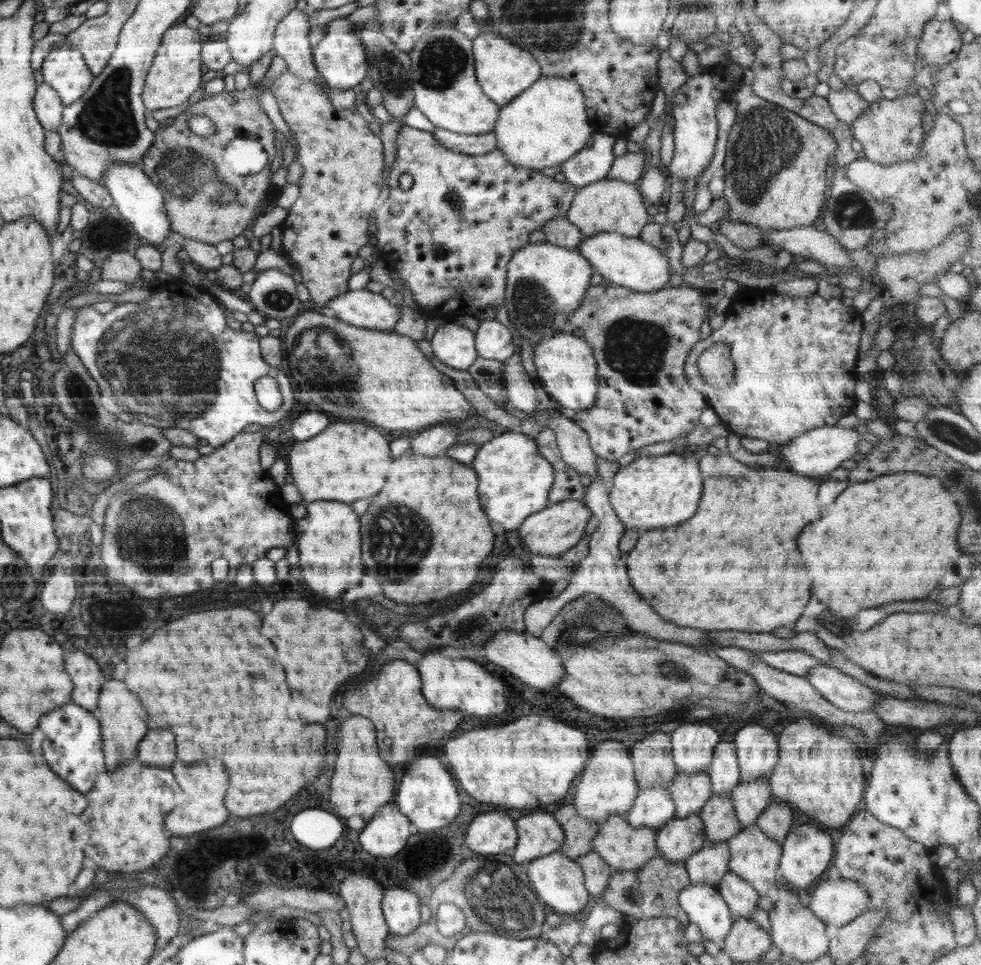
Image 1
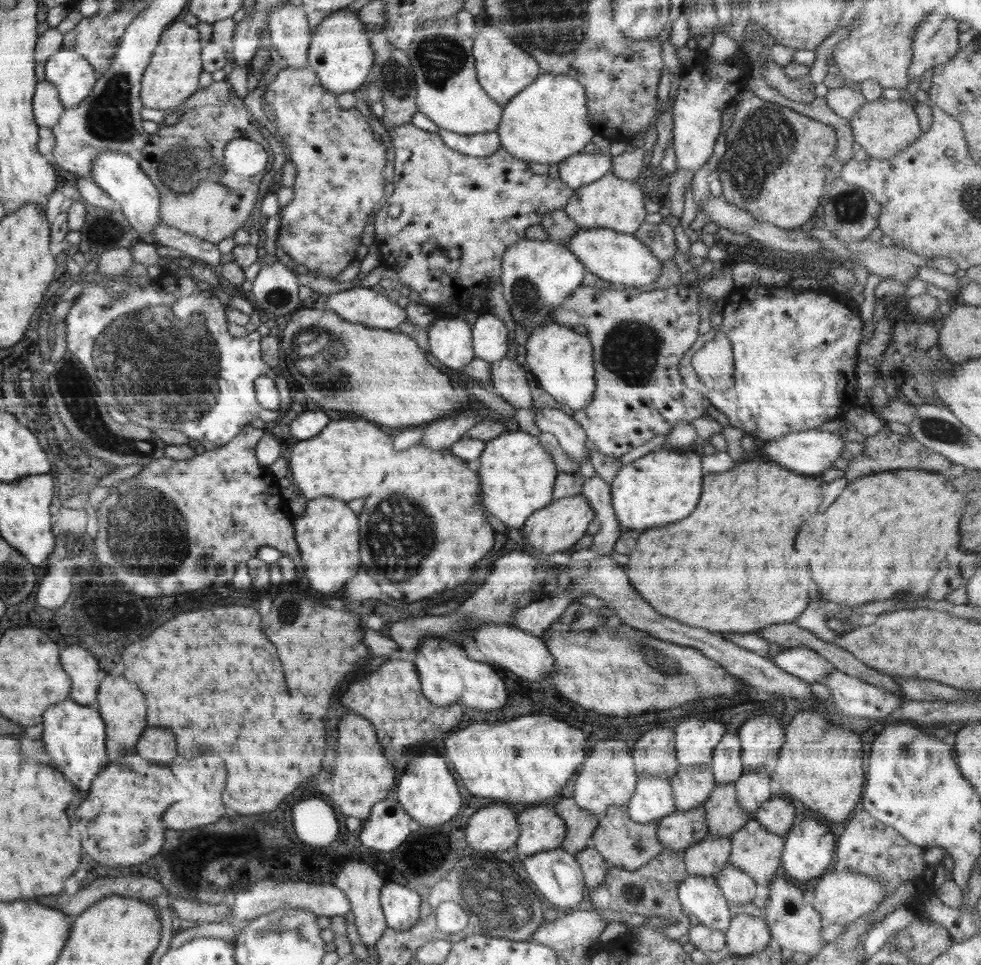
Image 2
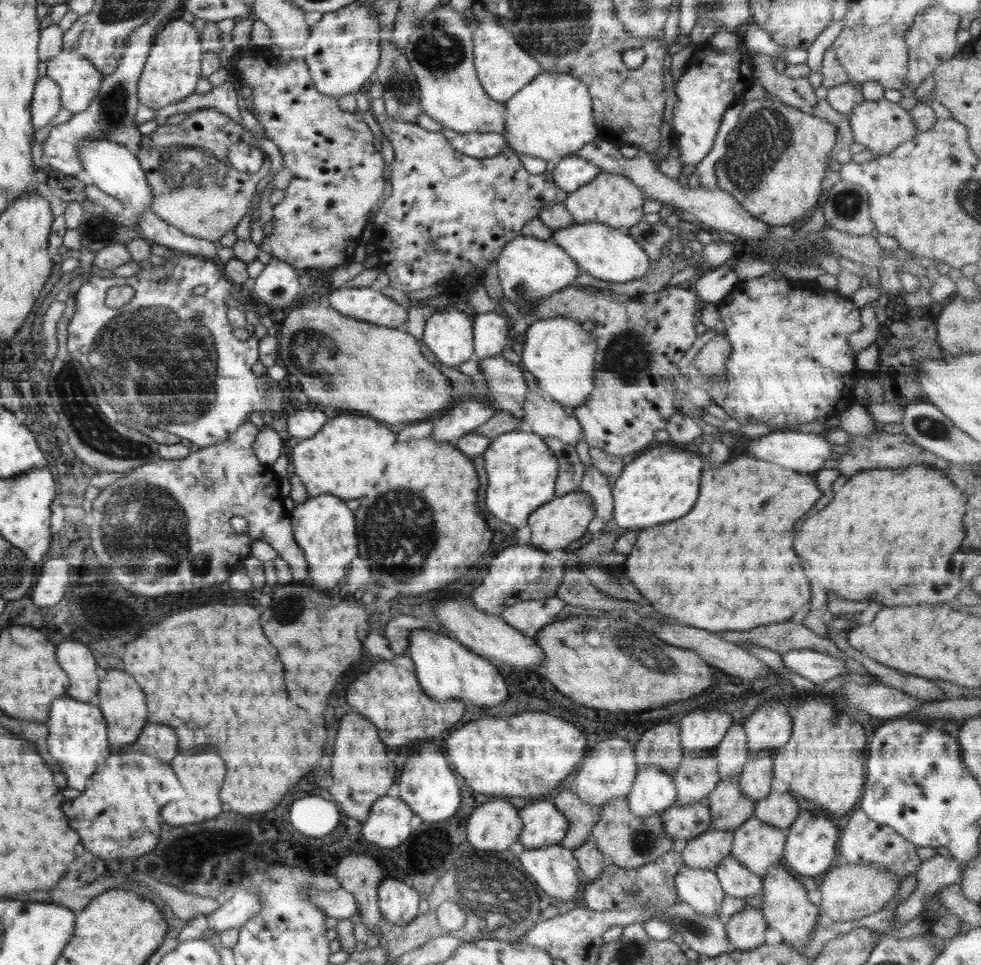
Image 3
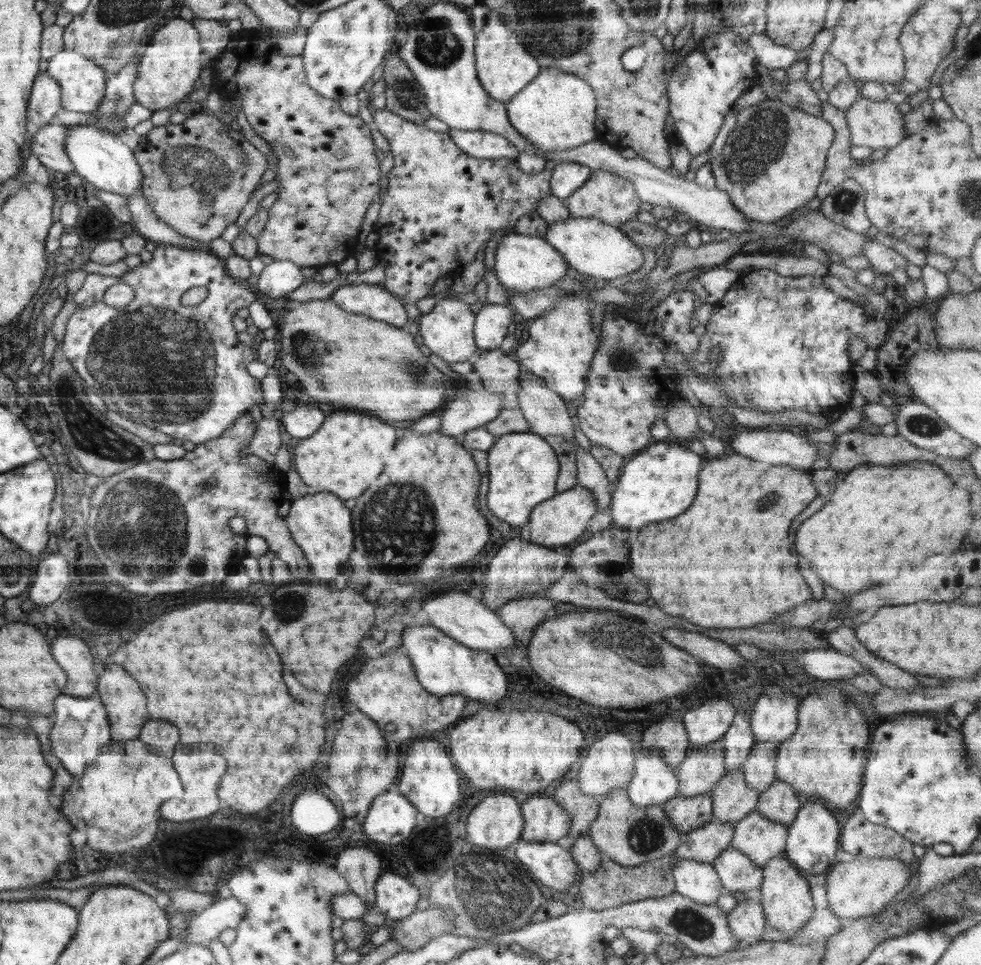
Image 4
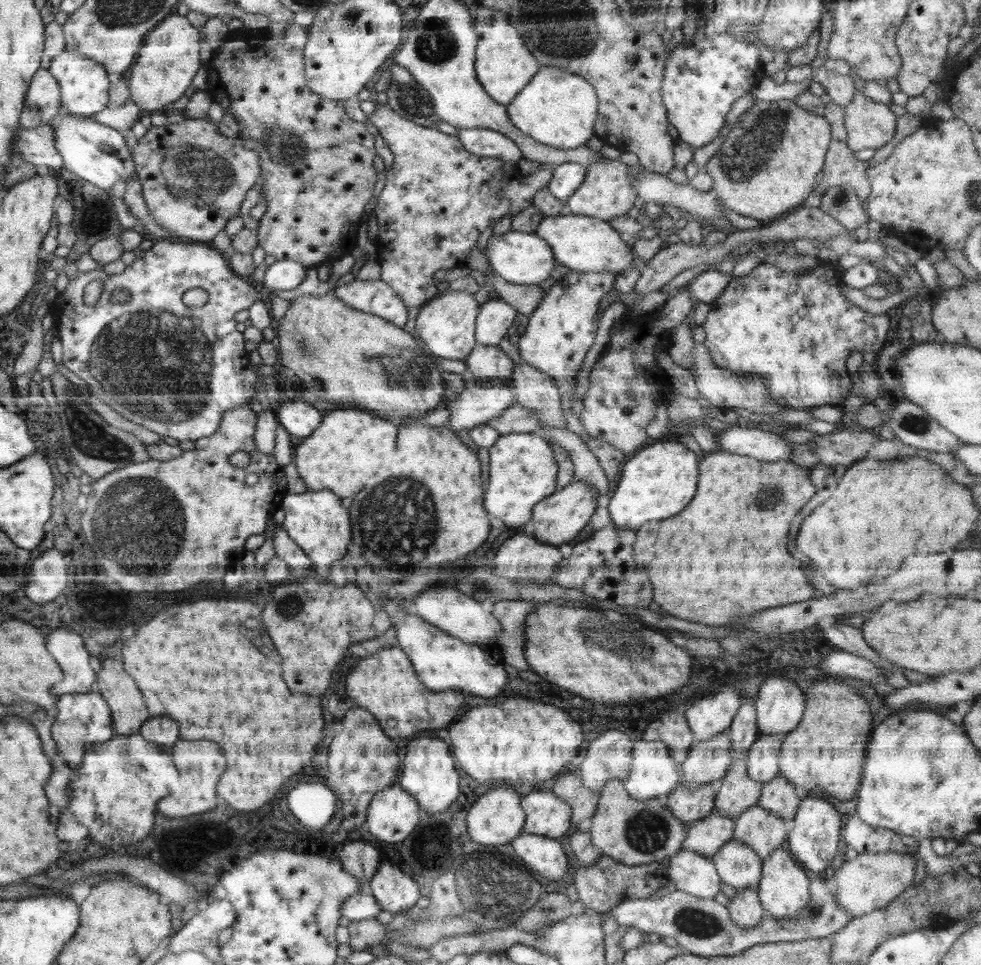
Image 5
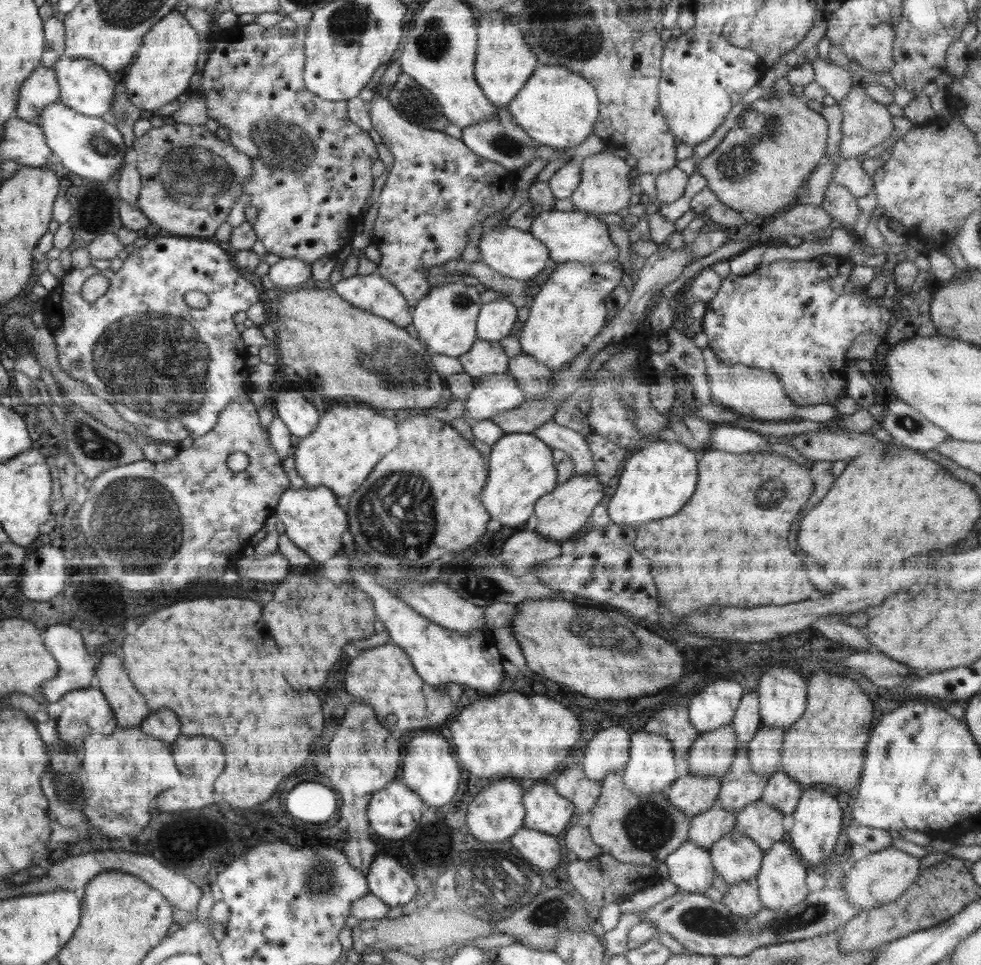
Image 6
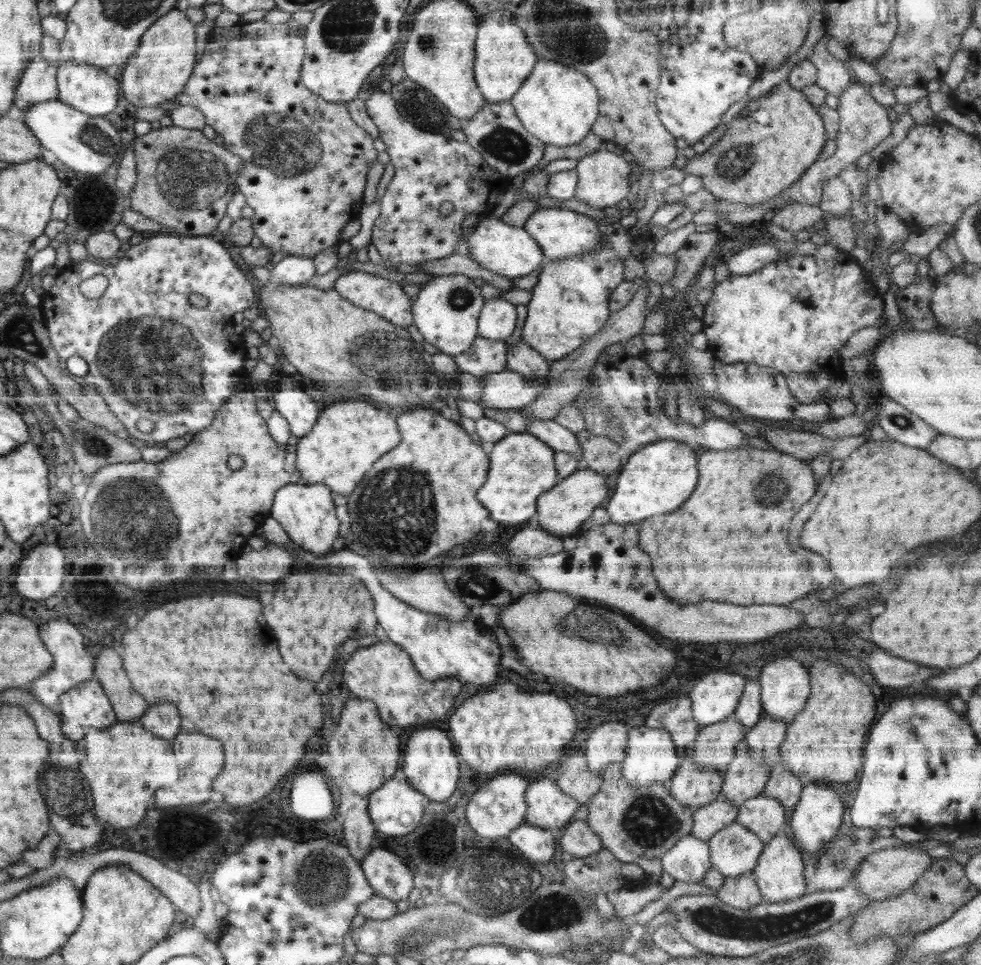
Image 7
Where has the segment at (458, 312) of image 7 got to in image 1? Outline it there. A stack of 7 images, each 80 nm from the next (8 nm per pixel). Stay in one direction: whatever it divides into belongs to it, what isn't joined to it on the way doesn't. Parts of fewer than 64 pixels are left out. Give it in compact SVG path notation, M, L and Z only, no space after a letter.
M452 320L440 325L429 341L435 358L449 368L467 370L479 358L474 332Z

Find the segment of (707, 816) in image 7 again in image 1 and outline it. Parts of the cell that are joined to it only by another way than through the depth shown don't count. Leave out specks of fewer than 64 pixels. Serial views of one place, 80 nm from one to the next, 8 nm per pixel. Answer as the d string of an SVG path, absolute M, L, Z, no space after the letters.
M726 842L703 846L685 861L689 883L706 884L717 888L724 874L729 872L730 858L730 850Z

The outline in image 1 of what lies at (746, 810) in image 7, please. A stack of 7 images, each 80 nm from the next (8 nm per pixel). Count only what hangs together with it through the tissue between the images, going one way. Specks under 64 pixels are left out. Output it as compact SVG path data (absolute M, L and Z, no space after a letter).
M756 823L747 826L745 829L743 828L726 844L731 854L729 871L734 872L740 878L744 878L748 884L752 884L752 888L756 890L756 893L763 896L773 896L782 846L765 836Z

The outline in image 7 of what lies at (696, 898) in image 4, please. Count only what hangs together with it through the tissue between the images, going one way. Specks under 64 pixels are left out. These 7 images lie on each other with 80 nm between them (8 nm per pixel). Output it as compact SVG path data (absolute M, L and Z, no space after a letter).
M691 834L680 838L672 848L662 856L661 866L675 881L688 884L700 884L712 867L709 846L704 840L698 840Z

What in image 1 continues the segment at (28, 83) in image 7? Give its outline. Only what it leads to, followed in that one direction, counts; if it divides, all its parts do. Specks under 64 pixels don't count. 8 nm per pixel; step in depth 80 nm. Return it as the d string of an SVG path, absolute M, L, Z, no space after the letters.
M42 83L33 98L33 107L37 112L38 119L43 123L44 128L56 131L63 122L61 97L51 85Z

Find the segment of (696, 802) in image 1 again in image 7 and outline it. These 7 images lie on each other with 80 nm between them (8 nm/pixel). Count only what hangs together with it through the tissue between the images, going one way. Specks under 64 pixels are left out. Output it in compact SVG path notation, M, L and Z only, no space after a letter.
M732 714L722 722L701 727L688 753L696 764L723 773L744 735L743 724Z

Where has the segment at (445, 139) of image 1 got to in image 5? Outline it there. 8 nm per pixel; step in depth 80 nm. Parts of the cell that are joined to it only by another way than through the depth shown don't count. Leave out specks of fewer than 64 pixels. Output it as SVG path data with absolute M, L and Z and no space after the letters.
M492 128L459 129L460 144L473 155L512 162L517 165L523 154L520 147L505 134Z

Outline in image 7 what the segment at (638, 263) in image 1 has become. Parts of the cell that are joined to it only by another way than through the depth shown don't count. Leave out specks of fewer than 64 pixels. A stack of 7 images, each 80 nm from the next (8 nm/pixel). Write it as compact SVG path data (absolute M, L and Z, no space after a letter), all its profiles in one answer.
M542 207L531 214L523 229L540 245L546 259L563 259L599 251L606 240L596 220L587 215L561 207Z

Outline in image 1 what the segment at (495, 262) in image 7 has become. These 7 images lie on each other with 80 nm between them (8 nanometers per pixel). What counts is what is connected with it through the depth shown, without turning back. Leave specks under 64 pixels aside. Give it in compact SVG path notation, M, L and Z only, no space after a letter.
M526 243L512 255L507 266L505 302L507 313L518 330L534 346L562 331L590 286L594 270L578 250L545 243Z

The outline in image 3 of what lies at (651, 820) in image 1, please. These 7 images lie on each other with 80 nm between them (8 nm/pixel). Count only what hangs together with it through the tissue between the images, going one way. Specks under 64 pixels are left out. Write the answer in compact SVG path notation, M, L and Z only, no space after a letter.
M656 765L641 766L626 796L632 814L641 817L655 815L677 802L673 775Z

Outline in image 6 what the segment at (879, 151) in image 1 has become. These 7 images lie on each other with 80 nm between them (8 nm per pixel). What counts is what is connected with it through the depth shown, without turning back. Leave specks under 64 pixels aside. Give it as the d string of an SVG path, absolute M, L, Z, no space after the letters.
M862 85L853 86L846 98L837 101L837 105L843 114L842 140L839 144L839 156L841 158L857 158L868 152L872 146L878 146L894 134L892 115L885 104L876 102L866 94Z

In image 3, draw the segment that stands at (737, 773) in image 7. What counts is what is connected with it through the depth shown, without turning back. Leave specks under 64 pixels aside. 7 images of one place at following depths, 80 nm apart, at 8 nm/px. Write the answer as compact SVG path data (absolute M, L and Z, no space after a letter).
M738 776L720 779L704 800L711 812L711 828L716 830L733 831L755 811L755 804L745 797Z

